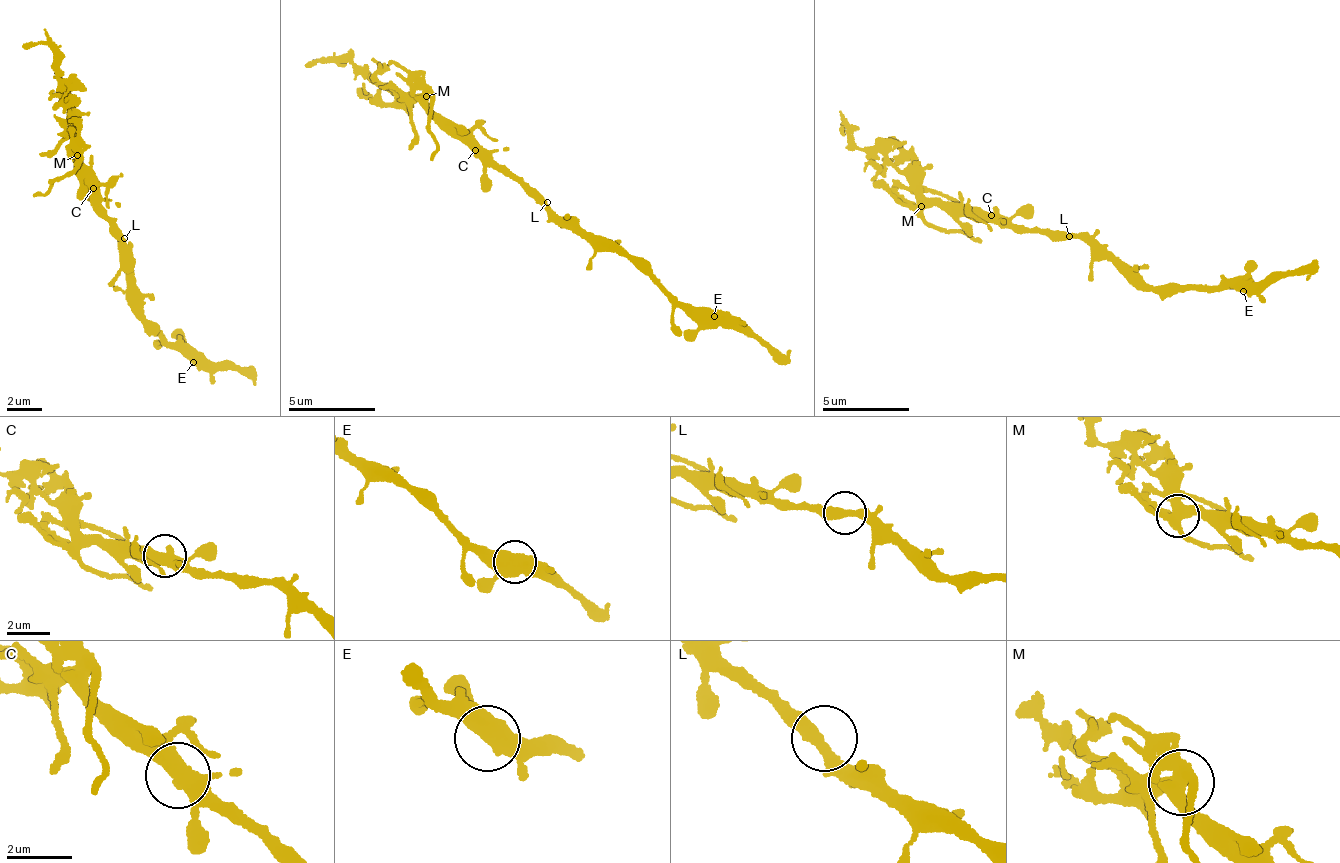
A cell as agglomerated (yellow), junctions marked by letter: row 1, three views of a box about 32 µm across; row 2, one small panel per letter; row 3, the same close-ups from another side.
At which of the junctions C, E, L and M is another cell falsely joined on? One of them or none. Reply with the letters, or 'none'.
M

